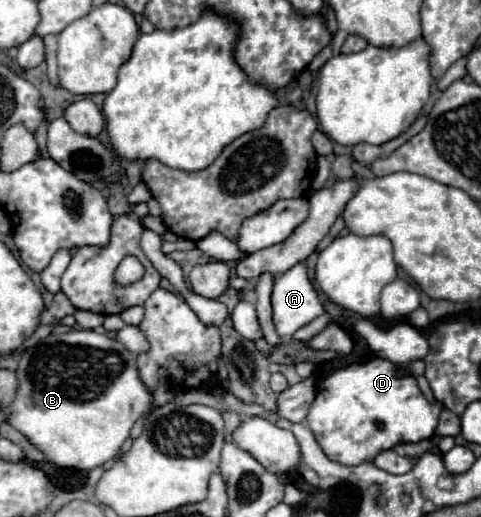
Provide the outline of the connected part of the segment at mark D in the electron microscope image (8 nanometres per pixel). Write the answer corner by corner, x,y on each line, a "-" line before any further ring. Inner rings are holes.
372,357
366,363
352,363
334,369
318,383
318,393
312,401
308,423
324,453
338,463
358,465
372,461
382,449
392,449
398,443
422,441
434,435
442,403
430,403
412,375
406,375
396,363

